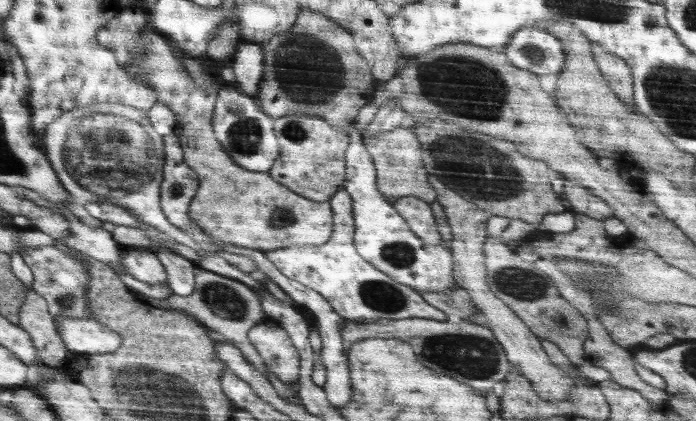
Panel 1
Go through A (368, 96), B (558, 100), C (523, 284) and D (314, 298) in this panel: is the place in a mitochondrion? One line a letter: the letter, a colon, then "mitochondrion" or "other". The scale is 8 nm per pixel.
A: other
B: other
C: mitochondrion
D: other

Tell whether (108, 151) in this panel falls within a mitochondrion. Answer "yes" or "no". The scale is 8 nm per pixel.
yes

